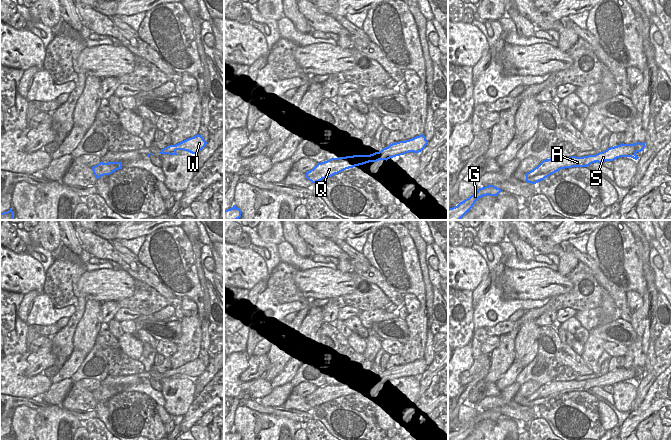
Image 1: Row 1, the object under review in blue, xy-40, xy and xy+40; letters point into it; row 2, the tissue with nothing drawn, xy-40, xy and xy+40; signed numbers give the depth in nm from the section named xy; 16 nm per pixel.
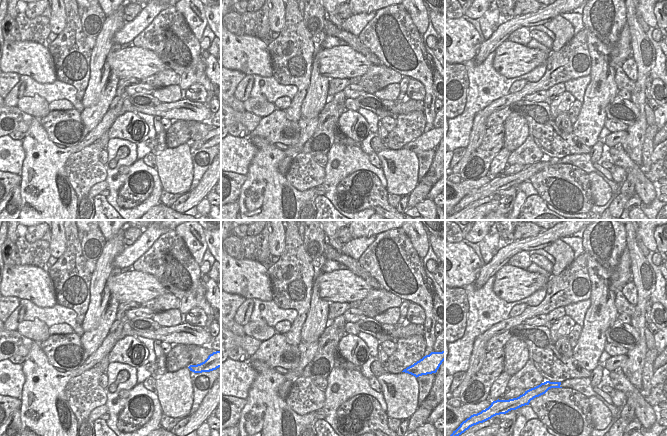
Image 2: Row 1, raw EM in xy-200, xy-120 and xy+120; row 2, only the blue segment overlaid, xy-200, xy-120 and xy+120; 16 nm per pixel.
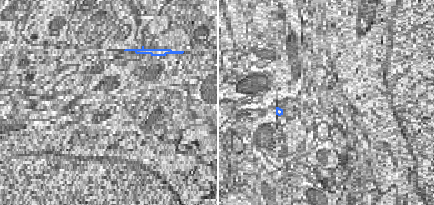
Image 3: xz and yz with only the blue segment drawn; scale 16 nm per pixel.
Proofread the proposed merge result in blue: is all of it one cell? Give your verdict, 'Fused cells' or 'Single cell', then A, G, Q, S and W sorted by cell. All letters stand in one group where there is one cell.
Single cell. Groups: A G Q S W.

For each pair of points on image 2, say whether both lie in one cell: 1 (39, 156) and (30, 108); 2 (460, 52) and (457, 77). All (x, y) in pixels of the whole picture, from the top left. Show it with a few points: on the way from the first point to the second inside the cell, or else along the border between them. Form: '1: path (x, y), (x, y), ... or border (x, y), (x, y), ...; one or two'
1: border (33, 116), (39, 119); two
2: border (455, 63), (461, 64); two

